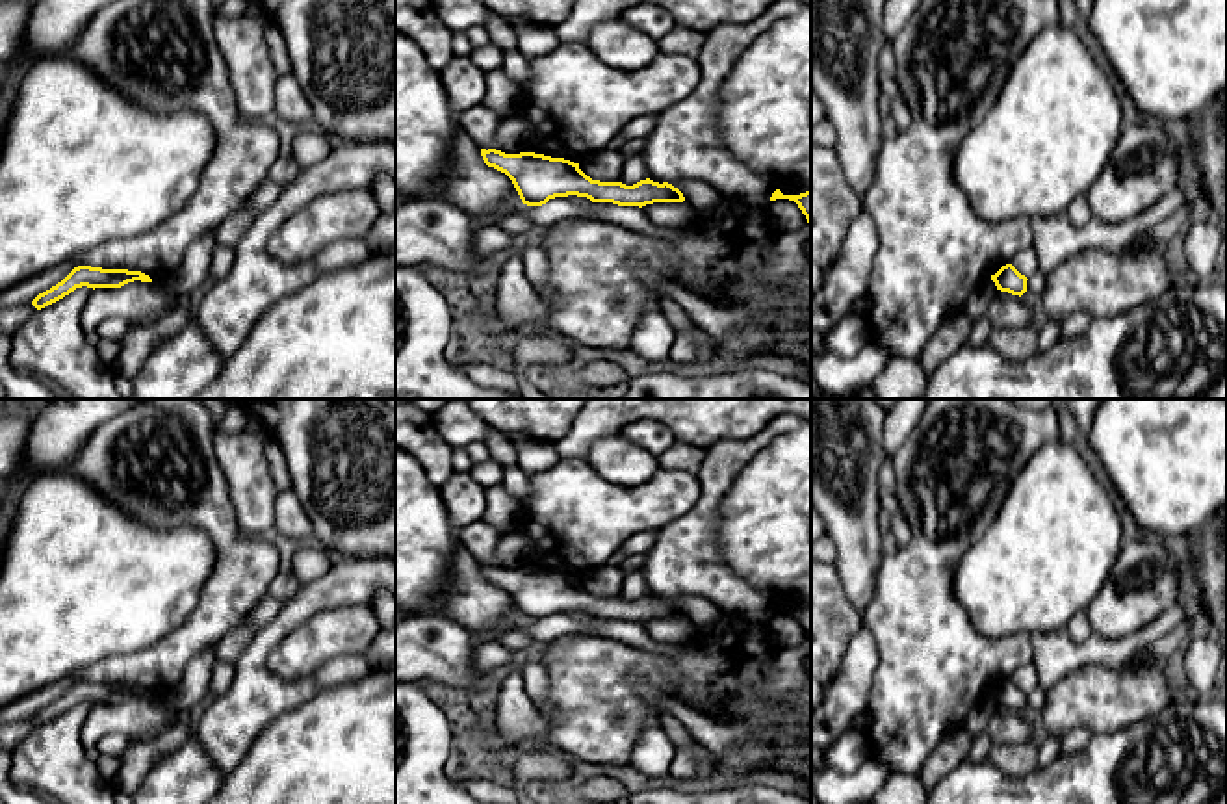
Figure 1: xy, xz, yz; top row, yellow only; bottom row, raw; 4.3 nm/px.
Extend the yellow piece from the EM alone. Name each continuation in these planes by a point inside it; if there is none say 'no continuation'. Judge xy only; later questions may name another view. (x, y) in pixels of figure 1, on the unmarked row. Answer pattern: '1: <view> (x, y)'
no continuation

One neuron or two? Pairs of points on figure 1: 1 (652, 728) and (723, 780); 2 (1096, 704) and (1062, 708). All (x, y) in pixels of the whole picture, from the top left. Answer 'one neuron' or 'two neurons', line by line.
1: two neurons
2: one neuron

